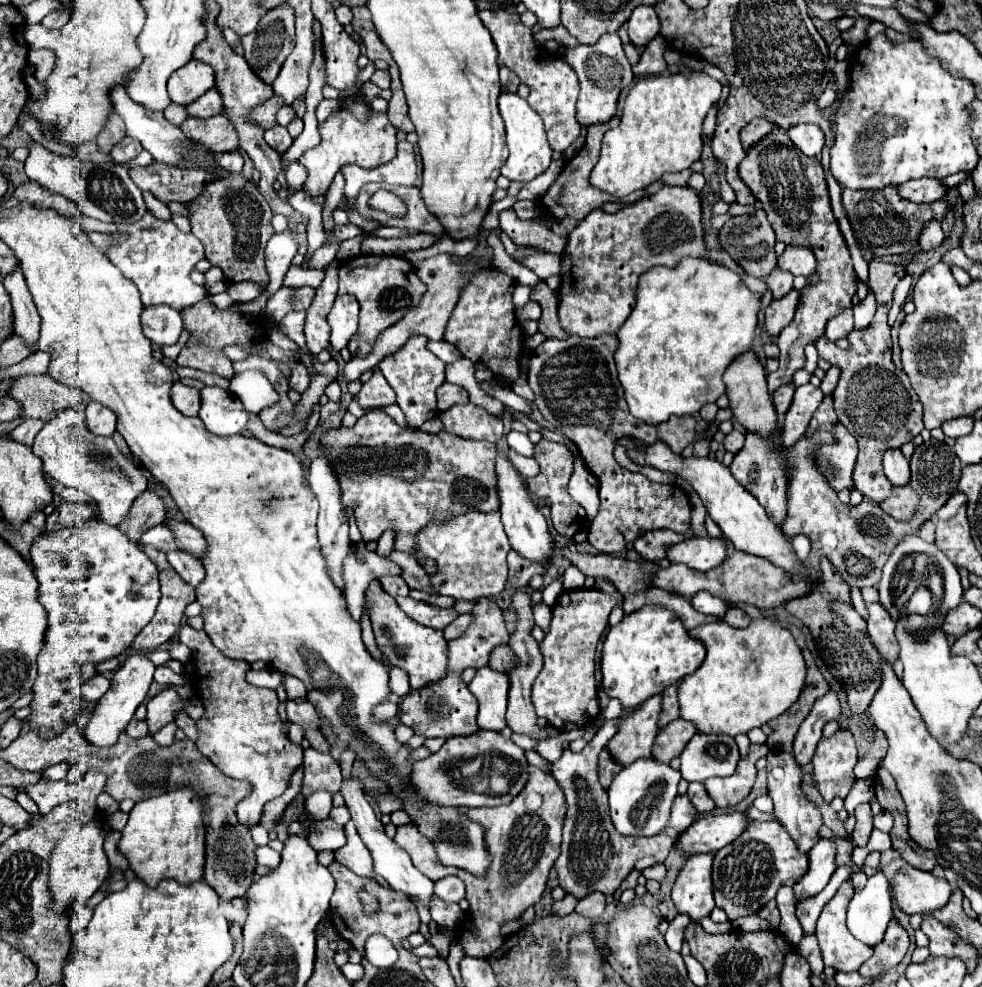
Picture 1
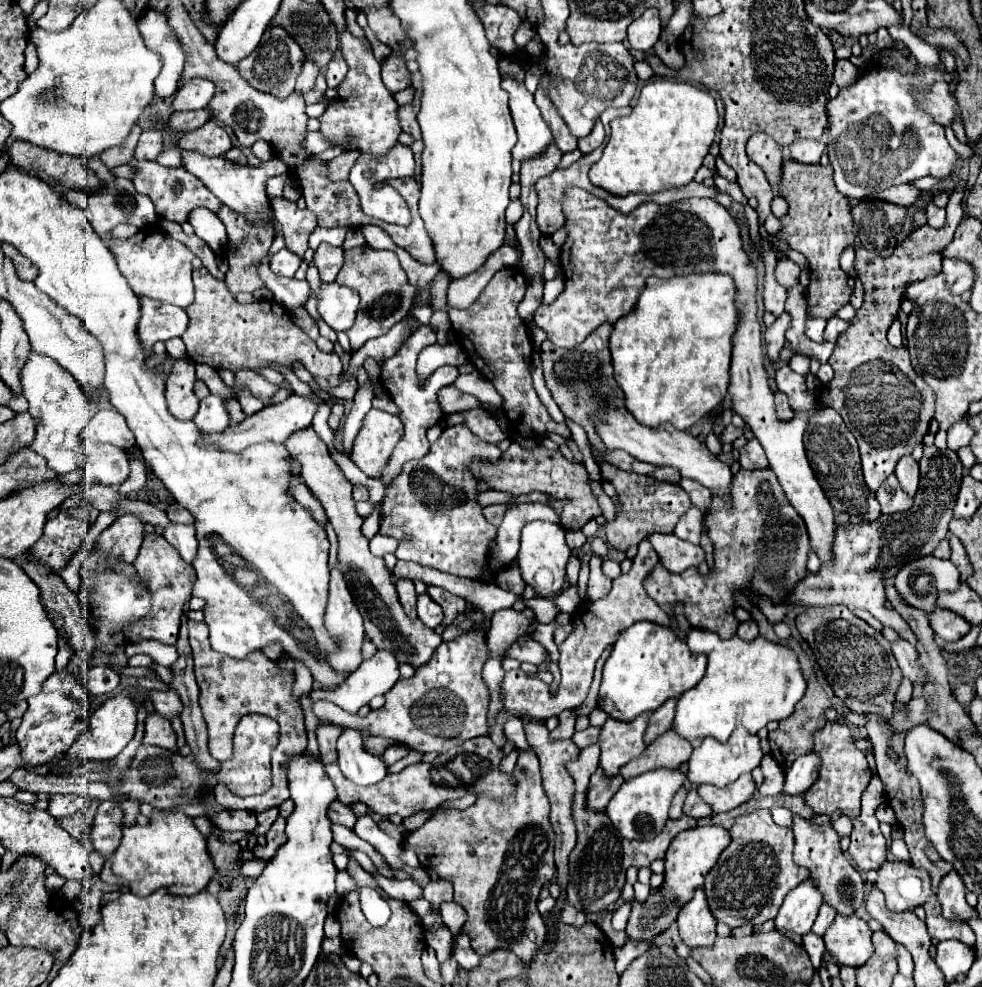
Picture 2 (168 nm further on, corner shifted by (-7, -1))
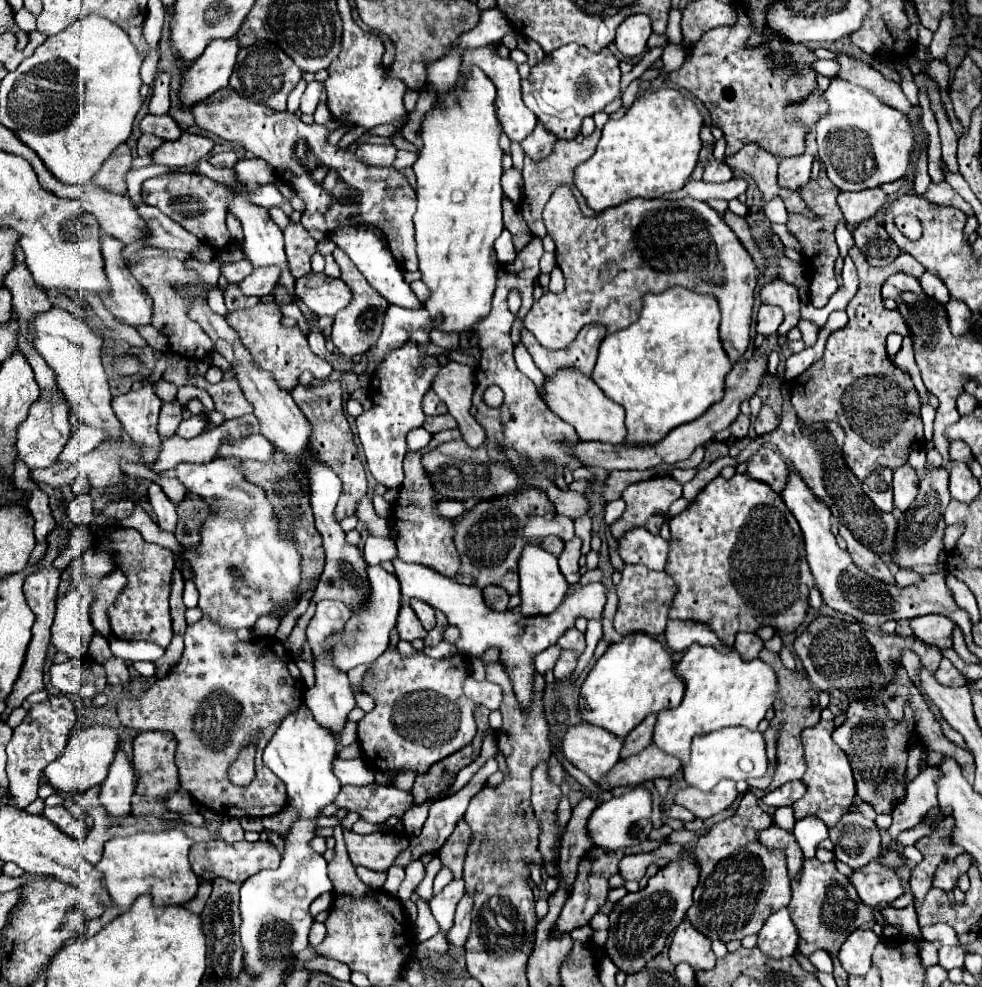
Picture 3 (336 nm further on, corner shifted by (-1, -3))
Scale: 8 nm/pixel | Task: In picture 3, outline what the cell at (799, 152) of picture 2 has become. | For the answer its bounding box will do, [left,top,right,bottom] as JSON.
[778,152,814,190]

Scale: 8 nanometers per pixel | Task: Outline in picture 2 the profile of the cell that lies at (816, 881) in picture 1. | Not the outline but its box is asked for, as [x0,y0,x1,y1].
[774,880,822,934]

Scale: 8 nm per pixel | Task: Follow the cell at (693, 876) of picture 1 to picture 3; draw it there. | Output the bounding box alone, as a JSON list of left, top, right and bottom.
[668,918,716,970]

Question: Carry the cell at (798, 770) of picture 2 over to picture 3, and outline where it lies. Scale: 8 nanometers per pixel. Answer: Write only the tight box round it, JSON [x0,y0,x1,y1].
[762,780,806,808]

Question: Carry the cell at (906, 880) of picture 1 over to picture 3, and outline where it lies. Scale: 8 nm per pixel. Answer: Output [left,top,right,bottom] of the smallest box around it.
[850,860,906,908]

